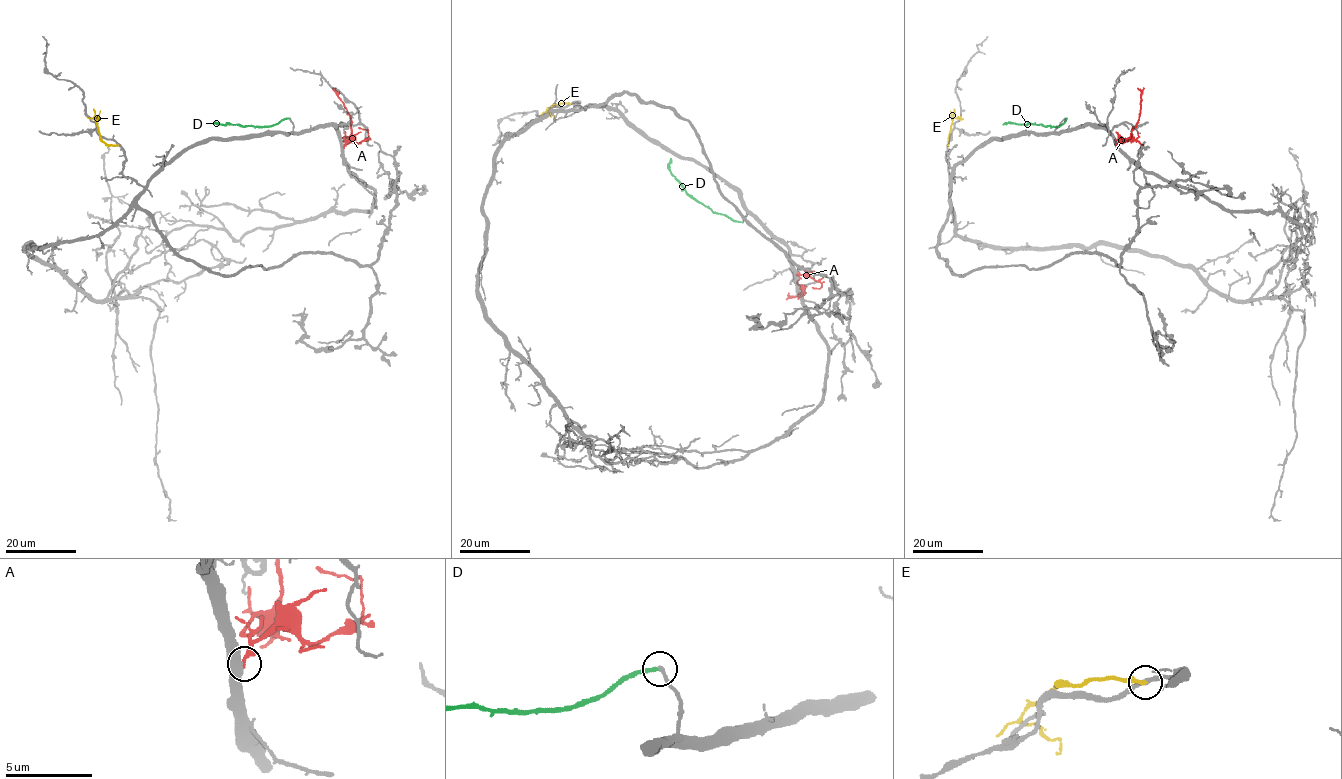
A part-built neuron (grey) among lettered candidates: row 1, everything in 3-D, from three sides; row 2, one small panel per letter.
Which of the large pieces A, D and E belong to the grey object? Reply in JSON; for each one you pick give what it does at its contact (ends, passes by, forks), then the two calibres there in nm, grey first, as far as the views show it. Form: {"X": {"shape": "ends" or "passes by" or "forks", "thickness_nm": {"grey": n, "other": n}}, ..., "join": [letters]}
{"join": []}

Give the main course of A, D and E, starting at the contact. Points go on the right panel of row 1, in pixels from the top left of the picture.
A: (1118, 147), (1121, 141), (1131, 136), (1138, 119), (1144, 88)
D: (1067, 118), (1059, 127), (1013, 122), (1003, 125)
E: (948, 145), (952, 120), (960, 119), (961, 116)

